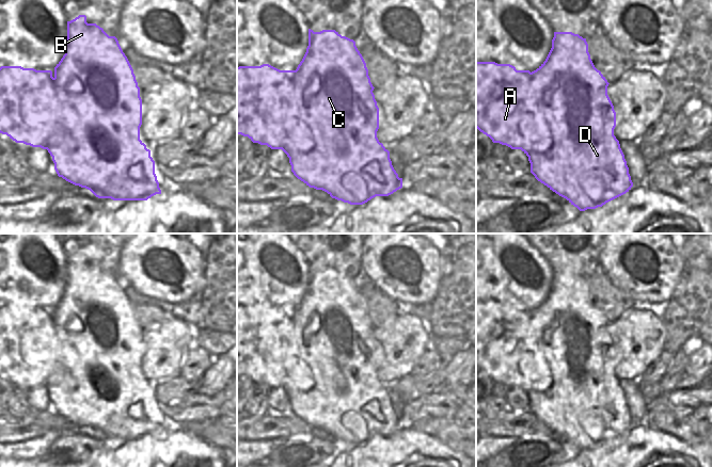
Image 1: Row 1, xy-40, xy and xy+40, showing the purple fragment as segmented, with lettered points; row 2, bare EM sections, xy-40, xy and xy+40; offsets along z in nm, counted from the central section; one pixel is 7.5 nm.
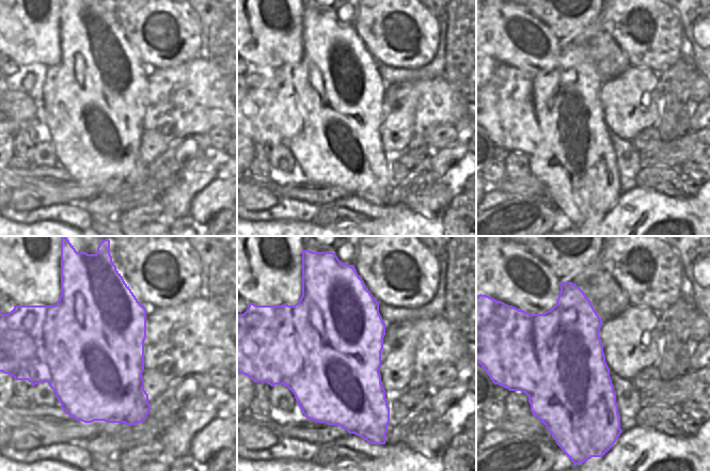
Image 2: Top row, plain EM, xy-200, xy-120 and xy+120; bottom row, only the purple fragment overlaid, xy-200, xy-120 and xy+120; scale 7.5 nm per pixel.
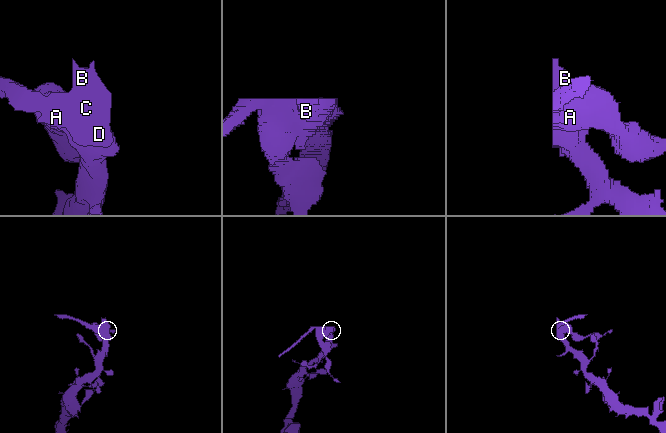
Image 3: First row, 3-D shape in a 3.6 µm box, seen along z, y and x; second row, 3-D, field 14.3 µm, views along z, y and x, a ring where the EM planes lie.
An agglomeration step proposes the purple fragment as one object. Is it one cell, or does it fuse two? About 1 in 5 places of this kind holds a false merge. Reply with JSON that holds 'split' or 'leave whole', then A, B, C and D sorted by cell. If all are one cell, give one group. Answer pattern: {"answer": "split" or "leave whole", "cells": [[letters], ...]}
{"answer": "split", "cells": [["A"], ["B", "C", "D"]]}

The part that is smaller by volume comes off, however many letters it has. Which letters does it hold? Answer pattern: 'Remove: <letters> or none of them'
Remove: A.

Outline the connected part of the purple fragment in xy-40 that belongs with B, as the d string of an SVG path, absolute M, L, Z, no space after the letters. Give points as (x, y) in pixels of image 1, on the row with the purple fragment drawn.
M85 15L67 21L65 54L54 67L57 99L72 127L74 144L68 154L52 158L59 177L90 190L98 198L113 200L147 200L161 194L151 150L140 140L142 99L133 69L115 36L109 36L96 23L88 23Z

